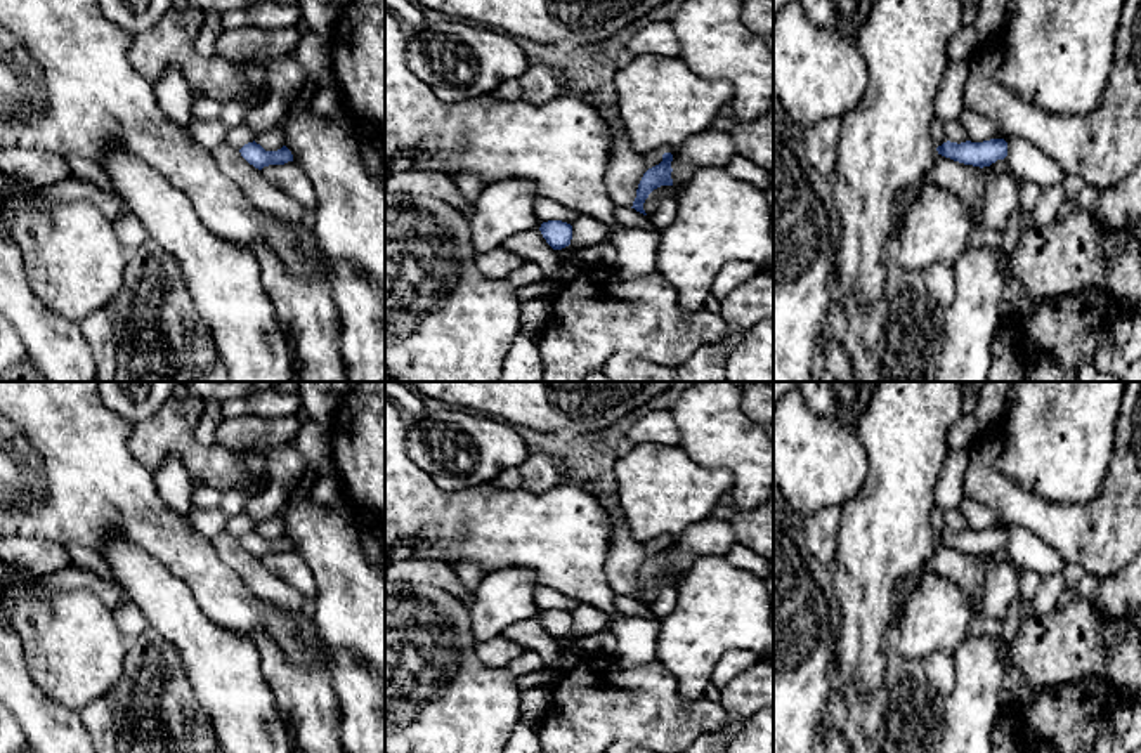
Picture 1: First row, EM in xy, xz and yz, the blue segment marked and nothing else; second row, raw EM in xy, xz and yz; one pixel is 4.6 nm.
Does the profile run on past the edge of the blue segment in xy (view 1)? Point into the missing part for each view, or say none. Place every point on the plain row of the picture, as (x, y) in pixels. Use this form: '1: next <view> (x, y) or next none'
1: next none

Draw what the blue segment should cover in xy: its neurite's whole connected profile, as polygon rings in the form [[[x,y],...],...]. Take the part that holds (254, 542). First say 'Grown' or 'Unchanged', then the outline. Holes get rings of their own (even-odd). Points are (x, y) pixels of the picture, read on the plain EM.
Unchanged. [[[248,531],[239,538],[241,545],[253,553],[255,557],[262,559],[269,553],[284,553],[288,550],[293,550],[291,540],[283,534],[277,540],[265,540],[260,533]]]

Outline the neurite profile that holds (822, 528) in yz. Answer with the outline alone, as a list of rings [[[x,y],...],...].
[[[825,507],[805,521],[806,545],[820,567],[834,562],[841,514],[841,507]]]

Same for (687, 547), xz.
[[[707,517],[692,524],[683,534],[671,540],[671,574],[654,578],[643,592],[647,604],[652,604],[661,583],[676,585],[701,555],[725,555],[735,543],[735,531],[728,519]]]

